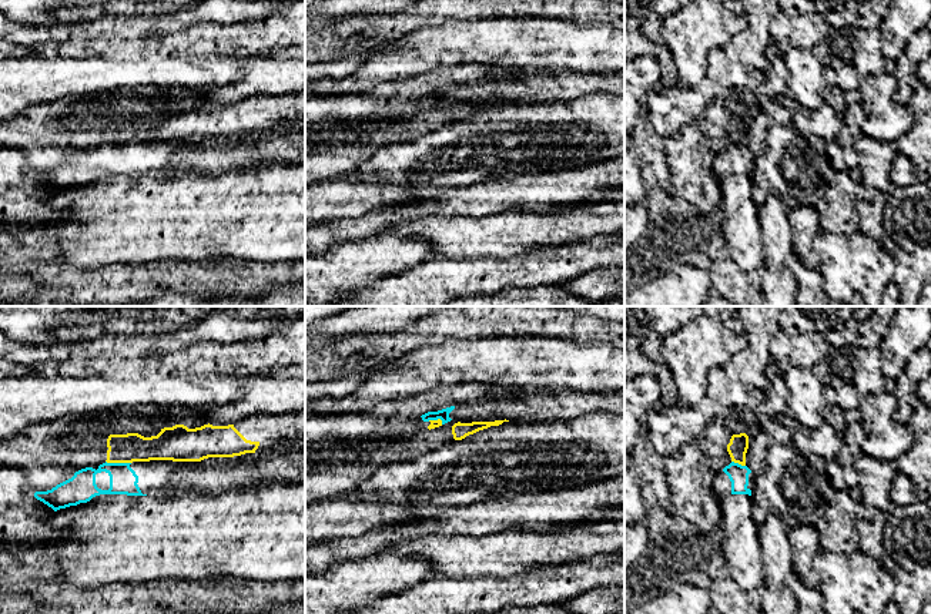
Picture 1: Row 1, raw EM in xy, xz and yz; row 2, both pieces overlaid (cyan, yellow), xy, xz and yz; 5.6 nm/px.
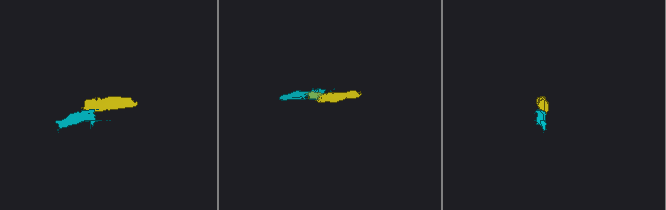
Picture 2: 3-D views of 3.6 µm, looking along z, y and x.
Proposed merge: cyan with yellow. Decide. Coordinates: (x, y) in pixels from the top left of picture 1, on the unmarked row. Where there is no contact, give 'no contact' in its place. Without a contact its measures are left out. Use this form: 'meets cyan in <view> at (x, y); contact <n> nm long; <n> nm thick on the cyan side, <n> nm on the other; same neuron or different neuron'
meets cyan in xy at (119, 144); contact 140 nm long; 170 nm thick on the cyan side, 160 nm on the other; different neuron

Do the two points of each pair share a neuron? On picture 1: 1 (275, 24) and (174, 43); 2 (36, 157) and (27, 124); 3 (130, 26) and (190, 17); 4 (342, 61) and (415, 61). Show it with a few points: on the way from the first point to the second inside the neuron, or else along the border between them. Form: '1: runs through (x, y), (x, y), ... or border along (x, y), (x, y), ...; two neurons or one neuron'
1: runs through (250, 37), (214, 37), (200, 42); one neuron
2: runs through (36, 148), (36, 133); one neuron
3: runs through (144, 24), (176, 22); one neuron
4: border along (371, 51), (354, 70), (335, 80); two neurons

